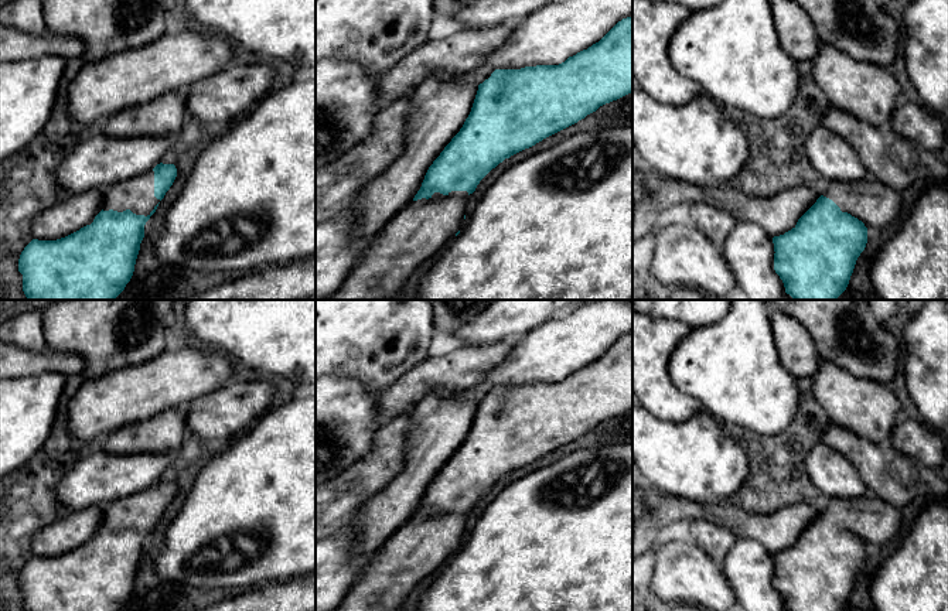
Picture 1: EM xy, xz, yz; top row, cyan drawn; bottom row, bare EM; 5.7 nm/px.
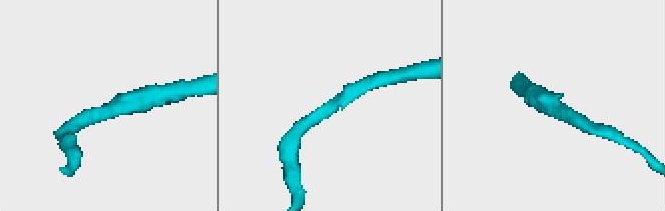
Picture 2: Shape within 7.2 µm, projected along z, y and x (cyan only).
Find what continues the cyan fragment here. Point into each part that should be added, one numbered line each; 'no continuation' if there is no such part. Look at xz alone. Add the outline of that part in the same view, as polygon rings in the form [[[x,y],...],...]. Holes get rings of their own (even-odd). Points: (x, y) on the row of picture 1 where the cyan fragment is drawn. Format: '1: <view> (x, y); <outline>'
1: xz (422, 228); [[[451,191],[410,201],[374,236],[359,264],[328,300],[392,300],[406,279],[463,229],[467,198],[467,191]]]

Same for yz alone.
1: yz (879, 207); [[[867,177],[859,181],[825,181],[822,195],[832,199],[842,212],[865,223],[867,229],[894,228],[901,214],[900,192]]]

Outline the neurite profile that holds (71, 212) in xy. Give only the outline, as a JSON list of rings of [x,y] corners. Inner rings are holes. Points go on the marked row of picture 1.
[[[103,190],[69,194],[31,221],[31,236],[38,240],[57,240],[91,225],[102,211]]]

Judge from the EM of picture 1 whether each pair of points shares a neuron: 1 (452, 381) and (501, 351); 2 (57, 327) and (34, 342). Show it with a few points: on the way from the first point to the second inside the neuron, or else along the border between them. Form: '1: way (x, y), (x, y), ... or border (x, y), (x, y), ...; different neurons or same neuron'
1: way (464, 368), (488, 357); same neuron
2: border (41, 314), (43, 335), (47, 347); different neurons

